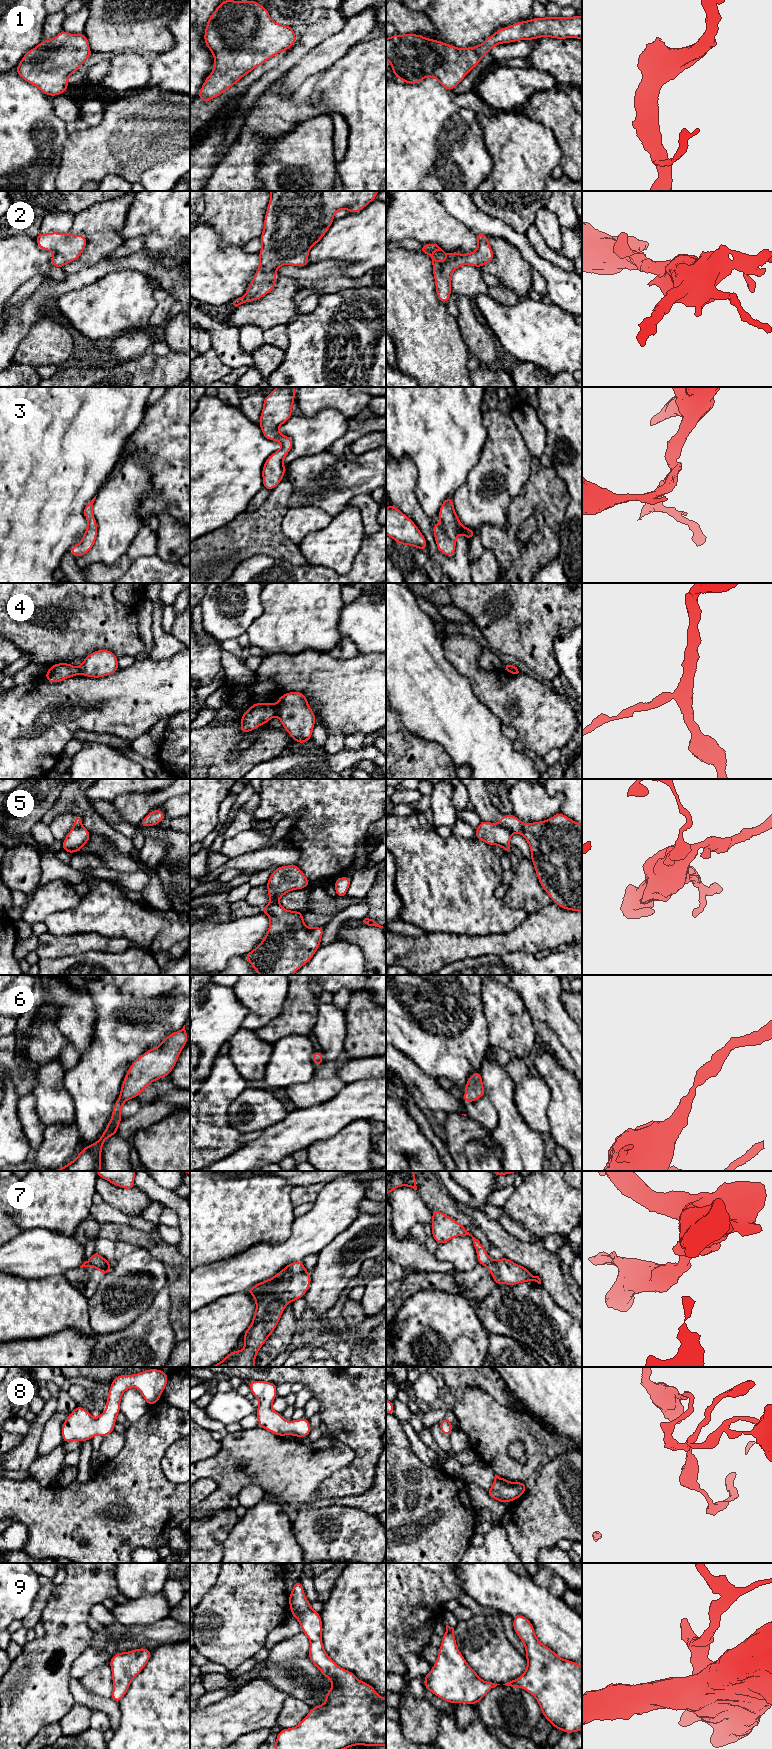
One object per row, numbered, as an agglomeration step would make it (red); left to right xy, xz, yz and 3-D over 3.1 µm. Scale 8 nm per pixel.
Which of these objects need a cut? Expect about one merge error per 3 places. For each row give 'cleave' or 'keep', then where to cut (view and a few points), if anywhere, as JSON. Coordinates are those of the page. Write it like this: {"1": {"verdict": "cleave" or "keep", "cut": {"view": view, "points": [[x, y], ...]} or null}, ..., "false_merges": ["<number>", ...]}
{"1": {"verdict": "keep", "cut": null}, "2": {"verdict": "keep", "cut": null}, "3": {"verdict": "keep", "cut": null}, "4": {"verdict": "cleave", "cut": {"view": "xz", "points": [[273, 705], [276, 714]]}}, "5": {"verdict": "cleave", "cut": {"view": "yz", "points": [[499, 823], [505, 826], [511, 833]]}}, "6": {"verdict": "keep", "cut": null}, "7": {"verdict": "cleave", "cut": {"view": "xy", "points": [[87, 1261], [101, 1266], [107, 1263]]}}, "8": {"verdict": "keep", "cut": null}, "9": {"verdict": "keep", "cut": null}, "false_merges": ["4", "5", "7"]}

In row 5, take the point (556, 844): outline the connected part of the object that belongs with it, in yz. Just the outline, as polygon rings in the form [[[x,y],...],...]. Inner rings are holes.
[[[561,812],[546,821],[525,824],[514,814],[502,815],[499,824],[520,833],[531,849],[531,861],[541,887],[562,909],[582,912],[582,824]]]

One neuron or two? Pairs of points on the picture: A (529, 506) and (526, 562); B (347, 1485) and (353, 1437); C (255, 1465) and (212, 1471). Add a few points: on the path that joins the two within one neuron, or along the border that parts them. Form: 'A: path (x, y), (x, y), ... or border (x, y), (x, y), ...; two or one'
A: path (542, 516), (541, 547); one
B: path (359, 1473), (360, 1449); one
C: path (244, 1460), (234, 1462), (228, 1468), (223, 1468); one

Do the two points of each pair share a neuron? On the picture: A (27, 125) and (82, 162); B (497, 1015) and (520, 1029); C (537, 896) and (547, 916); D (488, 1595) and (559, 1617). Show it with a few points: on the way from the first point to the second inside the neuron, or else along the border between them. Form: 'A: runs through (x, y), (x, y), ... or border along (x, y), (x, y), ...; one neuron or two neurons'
A: border along (69, 134), (63, 144), (62, 161), (58, 171); two neurons
B: runs through (503, 1016), (514, 1027); one neuron
C: border along (551, 901), (536, 912), (528, 914); two neurons
D: runs through (506, 1595), (521, 1595), (533, 1601), (541, 1608); one neuron

